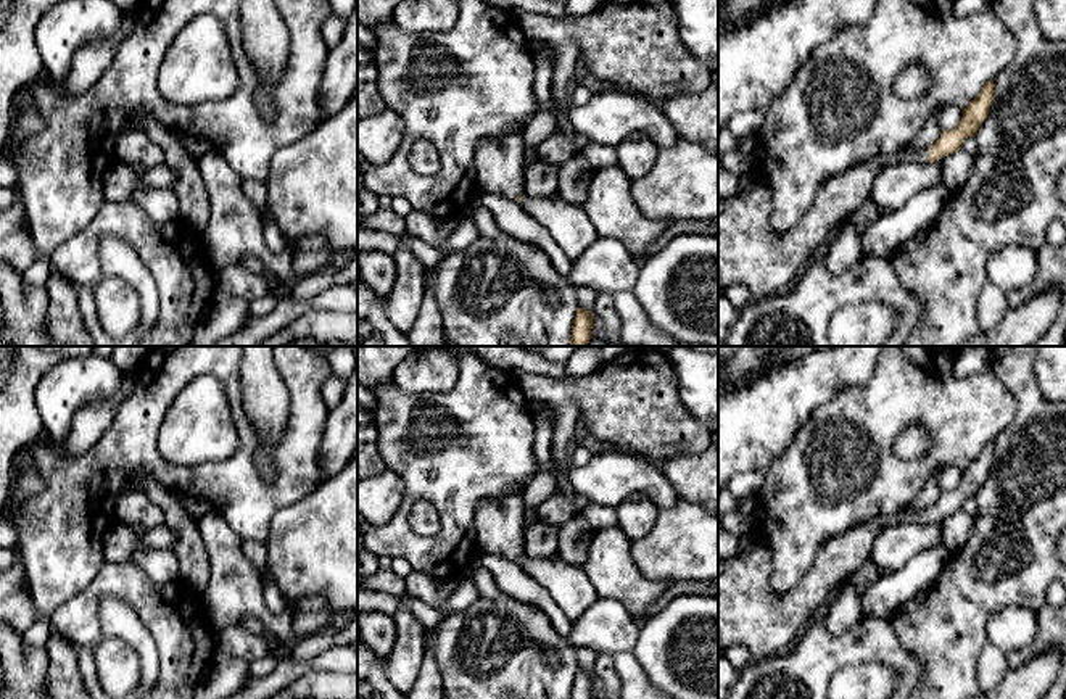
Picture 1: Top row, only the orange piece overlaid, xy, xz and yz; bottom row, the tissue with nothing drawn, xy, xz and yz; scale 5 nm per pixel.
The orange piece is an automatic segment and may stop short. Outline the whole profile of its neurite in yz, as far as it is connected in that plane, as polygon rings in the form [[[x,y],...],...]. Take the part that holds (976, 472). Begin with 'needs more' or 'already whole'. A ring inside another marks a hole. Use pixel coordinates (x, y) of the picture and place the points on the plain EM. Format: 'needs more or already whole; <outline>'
needs more; [[[985,443],[981,454],[963,470],[960,485],[953,491],[942,491],[940,498],[923,511],[903,509],[871,522],[852,527],[850,530],[826,540],[812,562],[807,575],[786,594],[775,594],[770,589],[771,552],[765,544],[757,544],[744,554],[728,560],[718,560],[718,643],[721,649],[744,646],[754,662],[776,654],[789,652],[804,635],[807,625],[818,612],[824,612],[837,588],[871,559],[876,536],[892,525],[926,525],[939,522],[963,507],[968,498],[976,498],[994,464],[995,445]]]

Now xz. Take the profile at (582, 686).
already whole; [[[578,668],[573,686],[572,686],[570,699],[593,699],[591,697],[593,680],[594,680],[594,675],[588,673],[583,668]]]

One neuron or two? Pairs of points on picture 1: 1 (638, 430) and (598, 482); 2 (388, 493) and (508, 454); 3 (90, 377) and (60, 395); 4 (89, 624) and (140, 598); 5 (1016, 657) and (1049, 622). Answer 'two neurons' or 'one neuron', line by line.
1: two neurons
2: two neurons
3: one neuron
4: one neuron
5: one neuron

